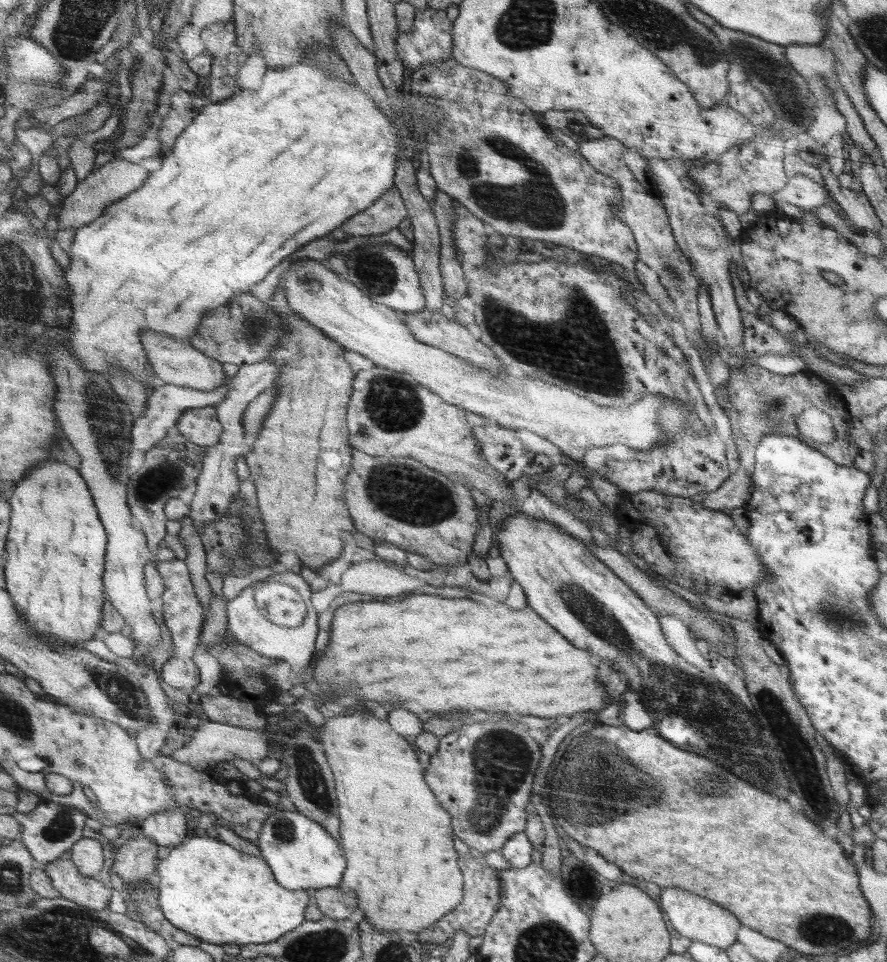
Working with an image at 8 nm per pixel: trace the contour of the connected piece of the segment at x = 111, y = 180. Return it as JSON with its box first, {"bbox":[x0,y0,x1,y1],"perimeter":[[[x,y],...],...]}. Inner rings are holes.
{"bbox":[59,160,152,229],"perimeter":[[[113,160],[96,170],[86,180],[79,182],[76,190],[67,197],[63,214],[60,216],[59,229],[82,228],[96,221],[105,214],[110,205],[130,196],[133,192],[142,188],[150,179],[152,172],[140,163],[132,160]]]}

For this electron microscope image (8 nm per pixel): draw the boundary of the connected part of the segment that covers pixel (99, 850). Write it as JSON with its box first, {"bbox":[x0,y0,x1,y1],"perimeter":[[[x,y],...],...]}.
{"bbox":[73,837,107,878],"perimeter":[[[84,837],[73,848],[73,860],[84,876],[87,878],[98,878],[106,862],[107,851],[100,840]]]}

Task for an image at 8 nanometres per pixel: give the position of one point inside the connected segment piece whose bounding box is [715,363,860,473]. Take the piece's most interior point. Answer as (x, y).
(760, 402)

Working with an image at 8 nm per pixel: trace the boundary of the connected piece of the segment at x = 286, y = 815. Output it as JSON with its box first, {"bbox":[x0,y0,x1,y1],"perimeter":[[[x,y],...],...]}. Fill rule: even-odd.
{"bbox":[258,806,347,893],"perimeter":[[[278,806],[278,810],[272,811],[272,815],[268,815],[264,824],[259,826],[258,846],[275,880],[283,888],[313,893],[320,888],[336,888],[342,884],[347,869],[344,847],[324,825],[300,811]]]}

